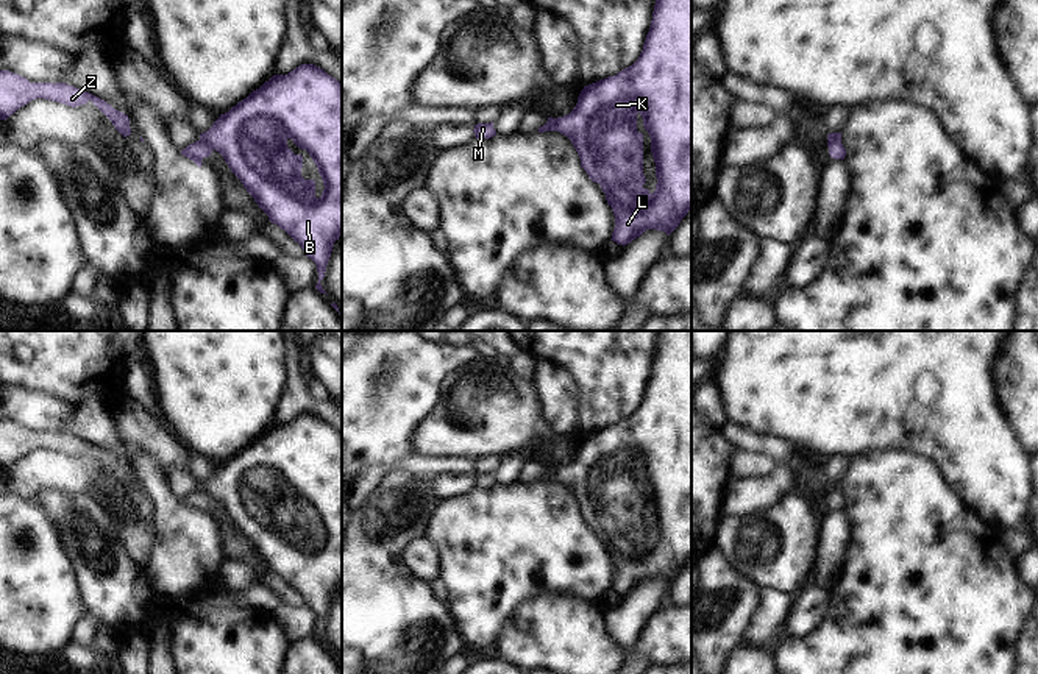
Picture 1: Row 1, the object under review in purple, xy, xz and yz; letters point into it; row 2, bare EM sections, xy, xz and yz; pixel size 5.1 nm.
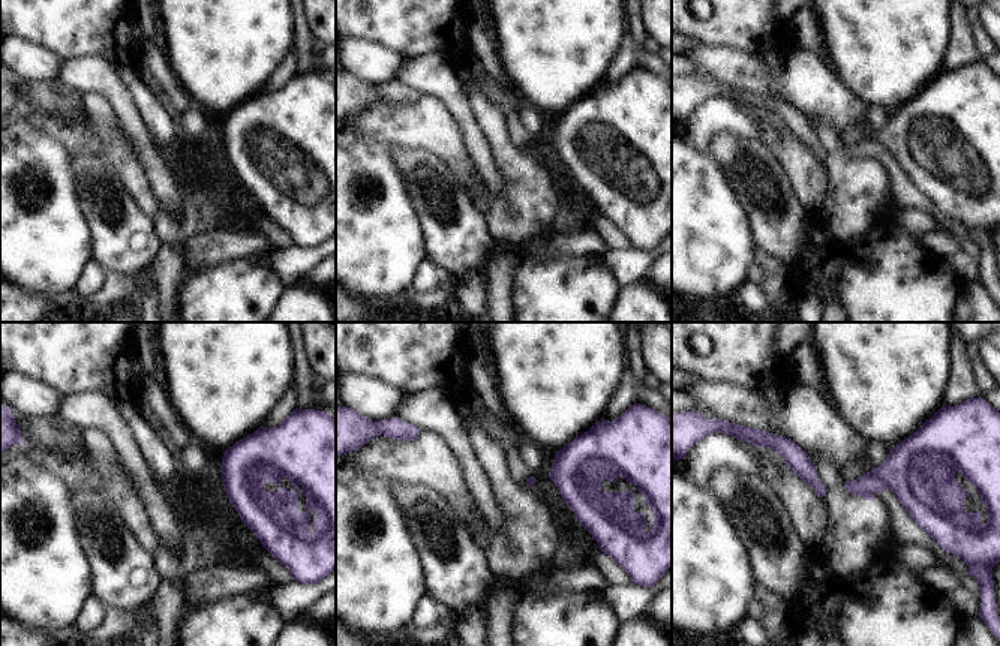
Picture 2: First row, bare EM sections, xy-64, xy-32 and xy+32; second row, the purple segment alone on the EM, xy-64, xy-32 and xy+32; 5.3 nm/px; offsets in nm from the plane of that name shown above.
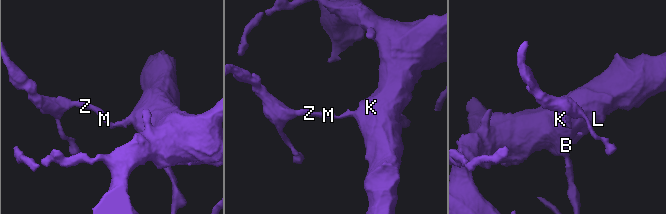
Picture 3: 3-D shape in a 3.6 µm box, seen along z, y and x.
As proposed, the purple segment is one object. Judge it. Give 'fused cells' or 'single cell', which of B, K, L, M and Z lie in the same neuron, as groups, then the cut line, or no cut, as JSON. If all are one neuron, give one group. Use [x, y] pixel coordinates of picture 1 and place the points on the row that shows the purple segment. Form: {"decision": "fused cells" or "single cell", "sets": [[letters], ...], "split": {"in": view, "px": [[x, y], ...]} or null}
{"decision": "fused cells", "sets": [["B", "K", "L"], ["M", "Z"]], "split": {"in": "xy", "px": [[200, 138], [213, 148]]}}

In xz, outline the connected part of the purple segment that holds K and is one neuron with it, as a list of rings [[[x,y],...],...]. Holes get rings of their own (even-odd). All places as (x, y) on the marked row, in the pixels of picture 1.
[[[656,0],[651,27],[638,59],[613,76],[607,76],[604,80],[584,86],[578,97],[574,109],[563,117],[554,119],[554,131],[559,131],[571,140],[579,154],[581,167],[587,172],[588,178],[593,183],[598,183],[601,186],[603,192],[606,193],[607,204],[612,208],[615,215],[615,228],[610,240],[624,247],[634,239],[640,237],[646,229],[663,231],[670,236],[691,209],[691,0]],[[638,114],[642,115],[643,126],[651,137],[651,153],[656,162],[657,184],[652,193],[643,187],[646,178],[643,175],[643,134],[637,131]]]

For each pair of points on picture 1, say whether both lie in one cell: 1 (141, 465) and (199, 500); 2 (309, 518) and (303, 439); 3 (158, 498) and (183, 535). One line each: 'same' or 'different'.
1: different
2: same
3: same

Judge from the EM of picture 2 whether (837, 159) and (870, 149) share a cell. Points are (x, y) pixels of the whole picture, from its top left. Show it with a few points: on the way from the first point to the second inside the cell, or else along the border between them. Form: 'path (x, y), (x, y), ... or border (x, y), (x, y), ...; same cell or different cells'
border (843, 149), (849, 156), (880, 168); different cells

